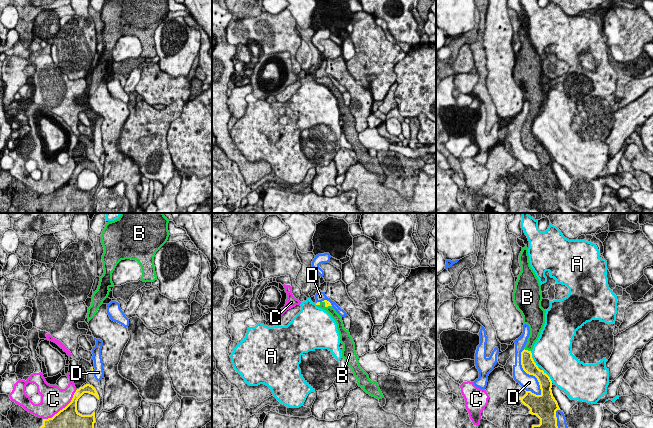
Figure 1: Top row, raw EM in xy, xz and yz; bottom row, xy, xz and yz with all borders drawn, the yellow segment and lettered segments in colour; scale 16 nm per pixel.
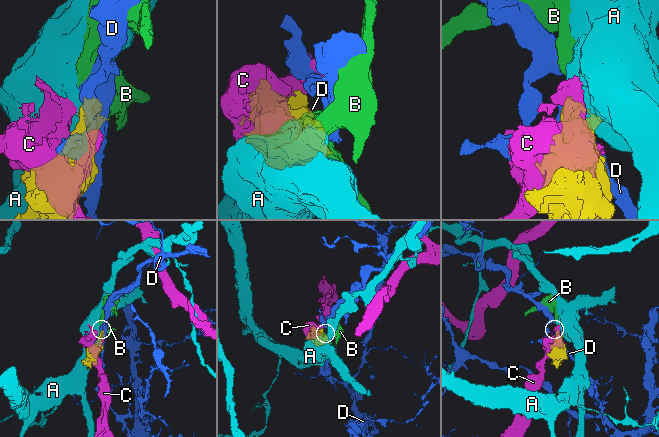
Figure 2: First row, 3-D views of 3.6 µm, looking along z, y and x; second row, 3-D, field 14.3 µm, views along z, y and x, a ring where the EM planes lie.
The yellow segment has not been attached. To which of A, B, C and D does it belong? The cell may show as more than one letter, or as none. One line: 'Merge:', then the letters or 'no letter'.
Merge: B

